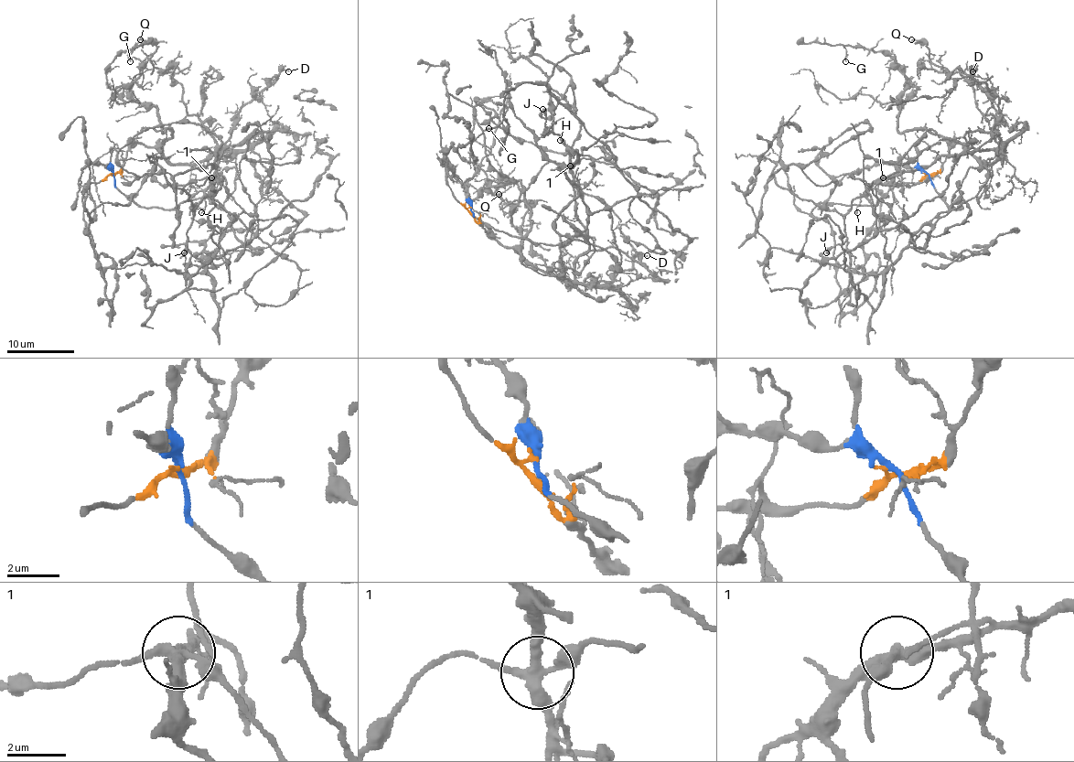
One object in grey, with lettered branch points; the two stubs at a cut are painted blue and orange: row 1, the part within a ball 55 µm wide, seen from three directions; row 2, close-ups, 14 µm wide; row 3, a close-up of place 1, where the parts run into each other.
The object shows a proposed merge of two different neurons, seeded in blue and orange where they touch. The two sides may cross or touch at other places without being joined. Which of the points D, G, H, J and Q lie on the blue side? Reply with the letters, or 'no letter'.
no letter

